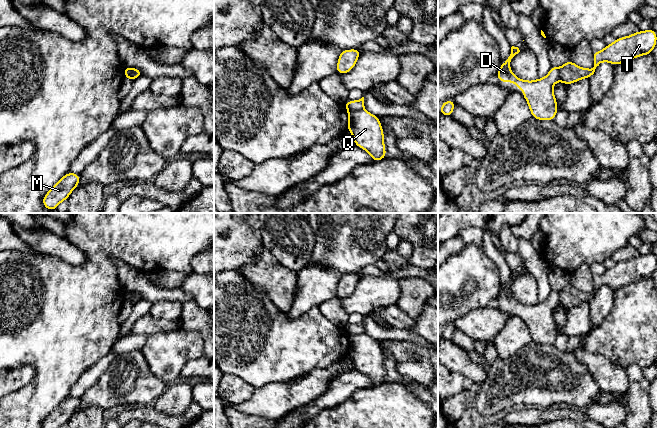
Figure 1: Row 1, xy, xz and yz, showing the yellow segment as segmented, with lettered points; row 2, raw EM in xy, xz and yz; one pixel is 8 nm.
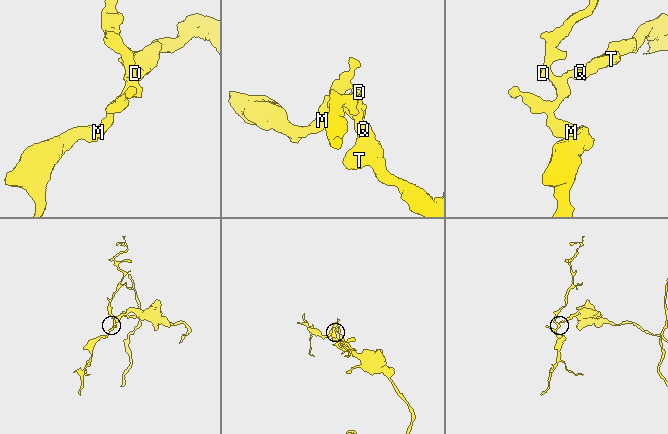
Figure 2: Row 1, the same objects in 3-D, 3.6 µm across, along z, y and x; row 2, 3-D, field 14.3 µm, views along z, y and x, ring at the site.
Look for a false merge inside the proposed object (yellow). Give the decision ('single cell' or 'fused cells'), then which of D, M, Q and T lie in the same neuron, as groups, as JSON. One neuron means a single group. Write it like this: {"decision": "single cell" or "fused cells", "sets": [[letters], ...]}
{"decision": "fused cells", "sets": [["D", "M"], ["Q", "T"]]}

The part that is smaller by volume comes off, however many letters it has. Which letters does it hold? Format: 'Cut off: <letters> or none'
Cut off: D, M

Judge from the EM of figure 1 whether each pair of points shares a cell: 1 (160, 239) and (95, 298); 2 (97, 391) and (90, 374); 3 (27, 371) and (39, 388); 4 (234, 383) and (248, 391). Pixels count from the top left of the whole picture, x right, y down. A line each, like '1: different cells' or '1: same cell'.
1: same cell
2: different cells
3: different cells
4: same cell

